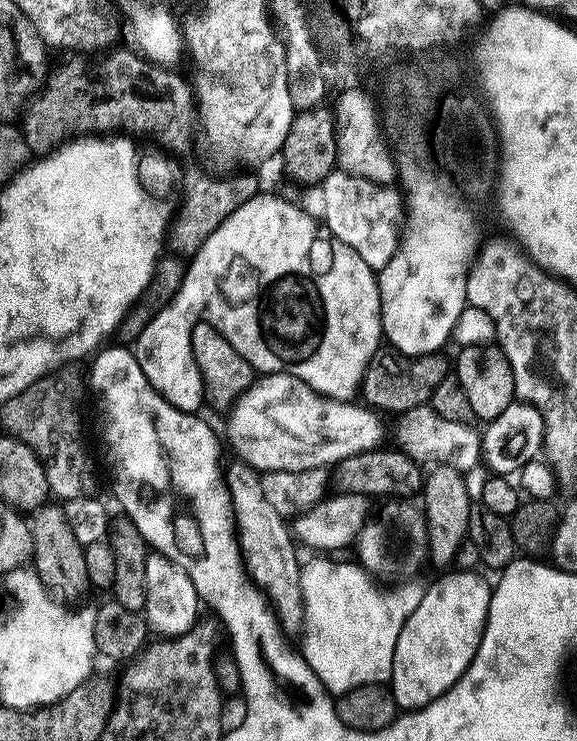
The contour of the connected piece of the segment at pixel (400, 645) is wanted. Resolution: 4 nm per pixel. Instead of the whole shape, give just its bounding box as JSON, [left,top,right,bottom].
[390,570,492,709]

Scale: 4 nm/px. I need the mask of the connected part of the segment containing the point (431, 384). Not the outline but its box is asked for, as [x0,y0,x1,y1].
[358,350,450,414]

